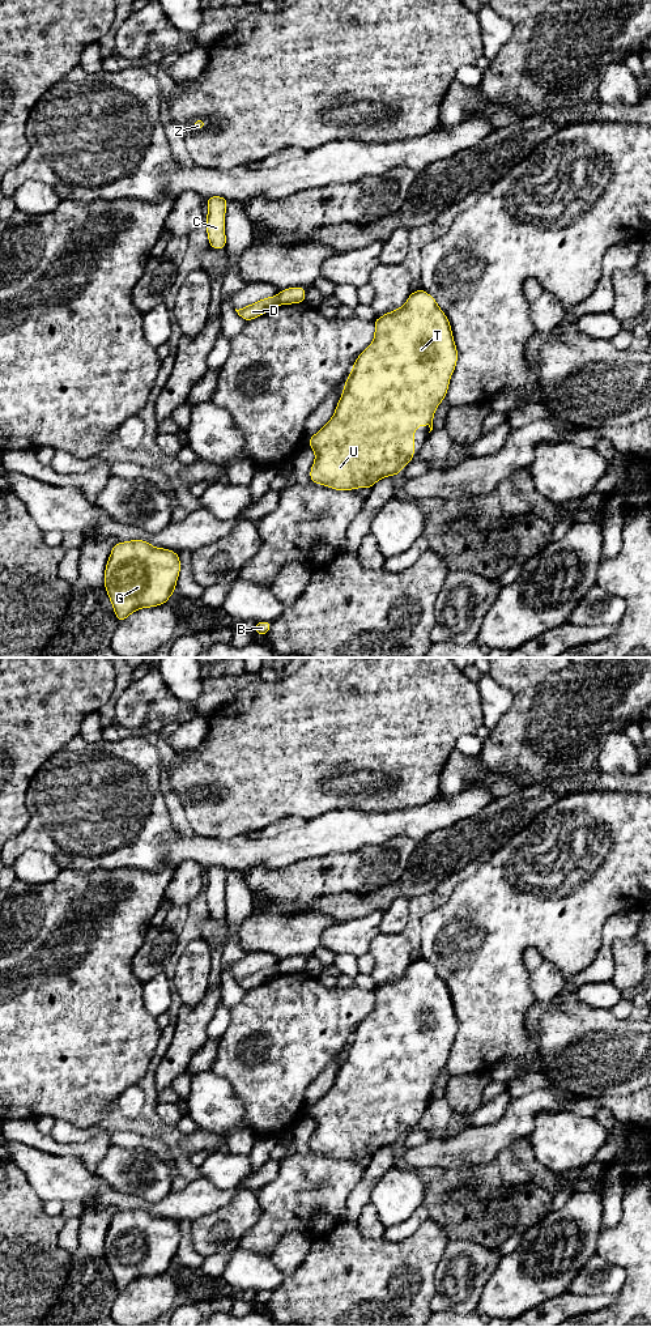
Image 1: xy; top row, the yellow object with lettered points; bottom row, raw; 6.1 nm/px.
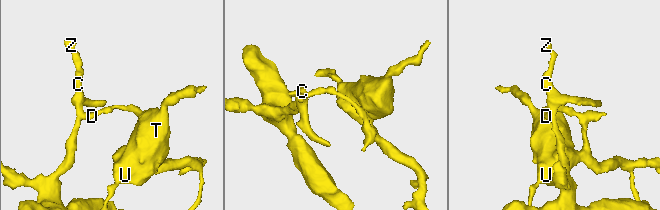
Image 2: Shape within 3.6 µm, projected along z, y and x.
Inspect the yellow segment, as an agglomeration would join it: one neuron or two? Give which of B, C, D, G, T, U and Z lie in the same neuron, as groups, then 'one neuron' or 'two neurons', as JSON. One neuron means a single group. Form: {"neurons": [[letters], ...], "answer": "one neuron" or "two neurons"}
{"neurons": [["B", "T", "U"], ["C", "D", "G", "Z"]], "answer": "two neurons"}

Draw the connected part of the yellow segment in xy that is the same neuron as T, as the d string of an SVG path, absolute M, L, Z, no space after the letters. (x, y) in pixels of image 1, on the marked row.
M424 289L412 292L403 307L392 310L391 312L384 314L380 318L376 318L374 326L374 340L357 357L349 378L344 384L342 395L337 403L332 418L307 441L307 443L315 452L315 462L310 469L310 480L315 484L326 485L335 490L352 490L365 486L371 489L378 480L387 476L397 476L399 472L404 469L409 462L412 462L414 456L414 429L426 424L430 428L430 431L433 430L433 418L435 409L442 403L442 400L446 399L450 379L458 362L458 349L452 337L451 324L446 314L438 306L437 301Z

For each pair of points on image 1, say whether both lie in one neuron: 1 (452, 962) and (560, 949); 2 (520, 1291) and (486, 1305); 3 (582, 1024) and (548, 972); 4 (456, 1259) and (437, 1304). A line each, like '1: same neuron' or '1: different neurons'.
1: same neuron
2: same neuron
3: different neurons
4: same neuron

